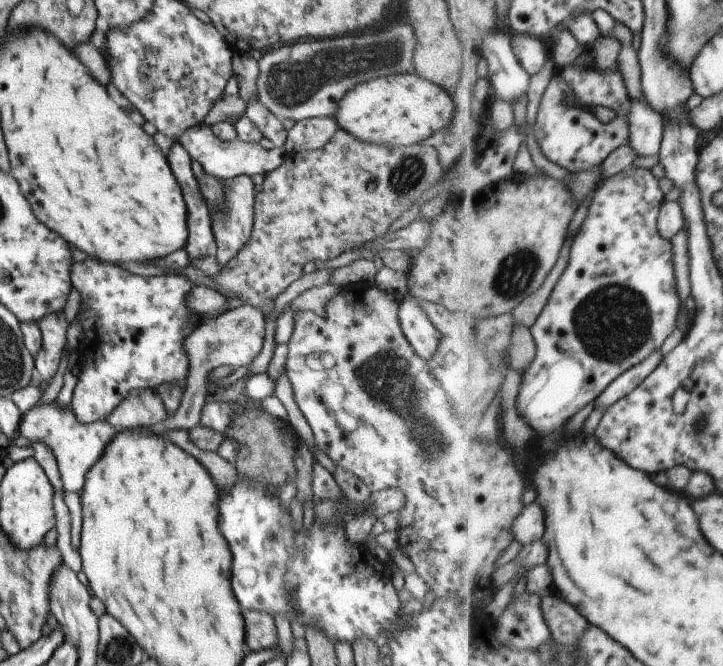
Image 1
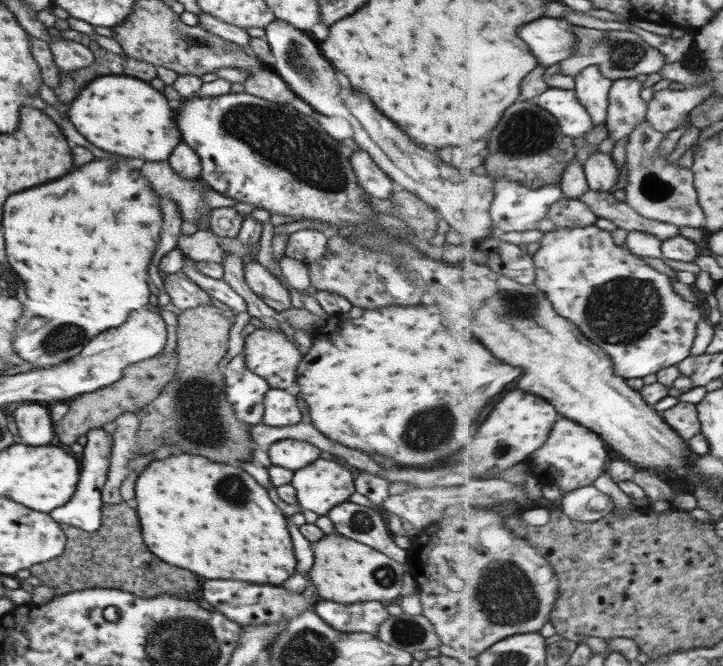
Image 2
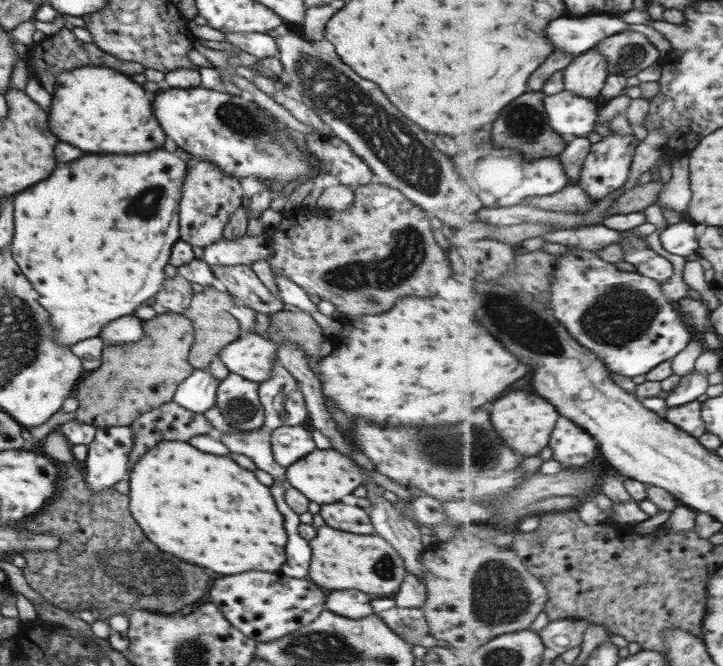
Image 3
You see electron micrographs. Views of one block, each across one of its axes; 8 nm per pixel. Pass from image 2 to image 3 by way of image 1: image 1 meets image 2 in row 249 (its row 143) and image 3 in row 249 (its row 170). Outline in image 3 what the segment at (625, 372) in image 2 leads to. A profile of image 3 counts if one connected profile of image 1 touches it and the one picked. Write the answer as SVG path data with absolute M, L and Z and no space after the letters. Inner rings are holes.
M568 246L568 249L572 253L557 257L559 268L553 283L552 310L556 318L567 325L571 335L580 340L580 344L599 353L611 371L632 379L636 376L647 376L660 364L668 363L668 360L673 361L696 338L678 302L672 301L667 295L664 296L666 292L659 280L644 276L638 271L620 270L617 264L600 258L596 250L584 250L577 246Z

